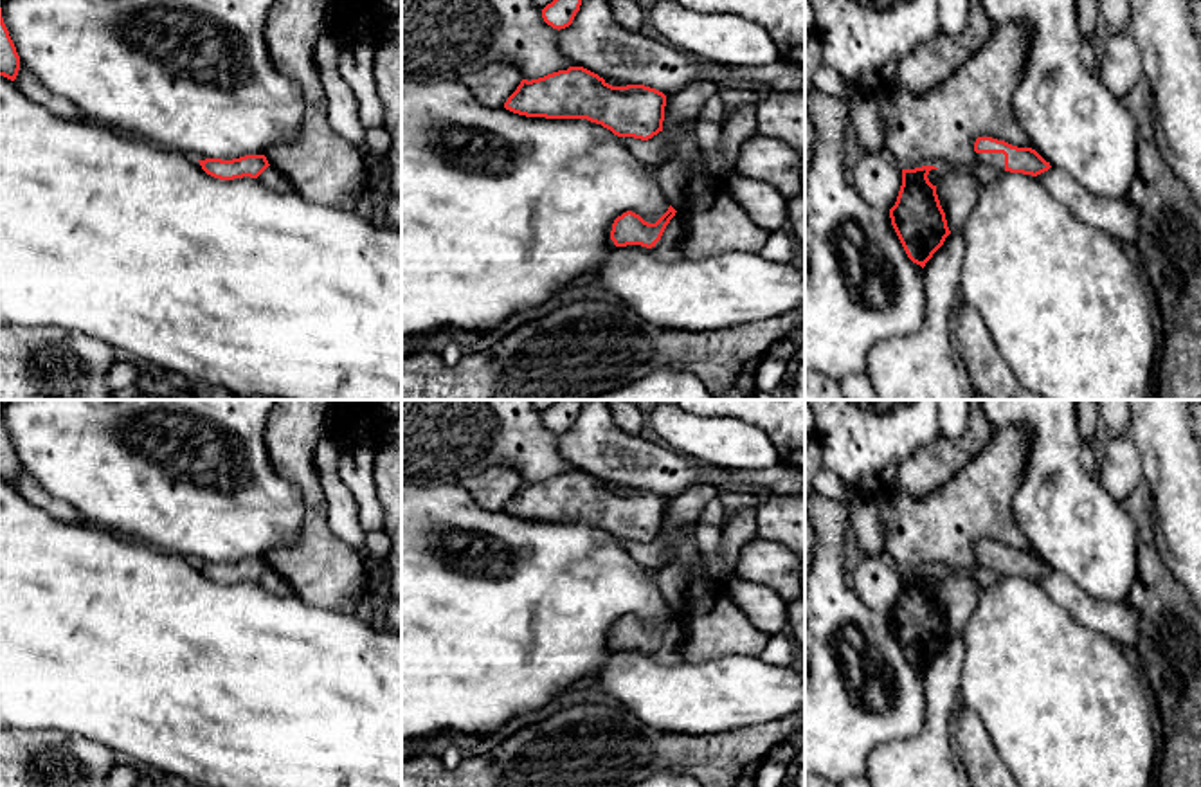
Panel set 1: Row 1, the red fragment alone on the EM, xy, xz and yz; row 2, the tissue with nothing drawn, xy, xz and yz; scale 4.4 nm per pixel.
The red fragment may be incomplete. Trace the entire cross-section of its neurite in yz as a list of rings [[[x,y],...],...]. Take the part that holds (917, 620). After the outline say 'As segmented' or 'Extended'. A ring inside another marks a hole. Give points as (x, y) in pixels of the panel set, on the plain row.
[[[935,569],[902,573],[902,589],[889,612],[891,629],[908,657],[922,672],[951,638],[936,589],[927,582]]]. As segmented

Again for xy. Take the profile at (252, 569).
[[[245,558],[232,564],[205,562],[198,565],[207,578],[220,583],[257,582],[270,569],[265,558]]]. As segmented

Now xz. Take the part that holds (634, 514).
[[[583,470],[522,483],[504,511],[546,522],[587,522],[618,540],[648,544],[663,535],[666,499],[645,488],[612,490]]]. As segmented

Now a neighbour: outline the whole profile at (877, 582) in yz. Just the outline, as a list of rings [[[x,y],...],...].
[[[868,555],[850,569],[850,580],[866,607],[889,616],[902,589],[902,571],[898,567],[886,556]]]

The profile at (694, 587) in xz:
[[[720,499],[702,510],[697,524],[722,529],[720,558],[704,560],[693,529],[672,537],[670,565],[654,573],[668,607],[686,620],[682,656],[715,661],[726,656],[760,656],[769,636],[758,630],[727,593],[726,574],[736,569],[742,547],[756,537],[758,508],[729,511]]]

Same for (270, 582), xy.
[[[268,569],[259,580],[257,585],[272,596],[288,596],[292,589],[275,571]]]

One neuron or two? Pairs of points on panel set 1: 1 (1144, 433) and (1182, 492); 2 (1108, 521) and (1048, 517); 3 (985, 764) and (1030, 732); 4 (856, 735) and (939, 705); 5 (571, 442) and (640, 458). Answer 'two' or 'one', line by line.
1: one
2: one
3: two
4: two
5: one

